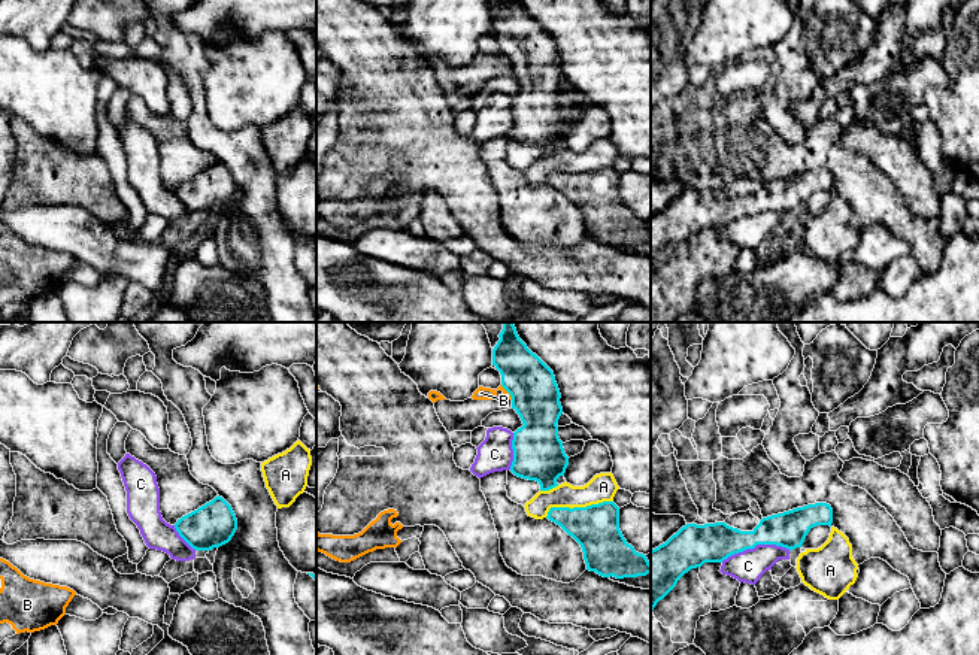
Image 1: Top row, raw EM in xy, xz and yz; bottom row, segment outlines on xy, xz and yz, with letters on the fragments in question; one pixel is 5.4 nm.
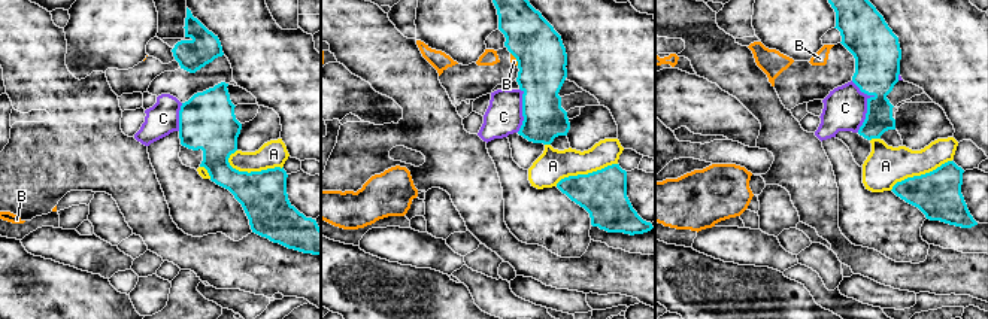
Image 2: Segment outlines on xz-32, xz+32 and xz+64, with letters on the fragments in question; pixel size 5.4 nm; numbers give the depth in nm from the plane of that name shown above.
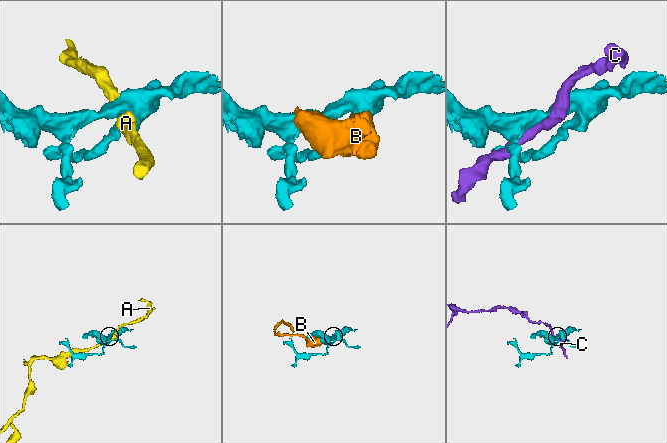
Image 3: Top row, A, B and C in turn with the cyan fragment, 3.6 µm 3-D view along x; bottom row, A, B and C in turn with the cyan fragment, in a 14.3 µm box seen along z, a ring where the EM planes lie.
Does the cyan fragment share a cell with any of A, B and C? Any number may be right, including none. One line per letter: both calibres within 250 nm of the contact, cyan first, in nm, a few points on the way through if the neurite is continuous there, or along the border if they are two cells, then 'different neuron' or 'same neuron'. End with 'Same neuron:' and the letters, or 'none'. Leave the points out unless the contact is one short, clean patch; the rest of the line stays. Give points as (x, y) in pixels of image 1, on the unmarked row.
A: calibres 240 and 150 nm; different neuron
B: calibres 260 and 70 nm; border xz (500, 51), (512, 64); different neuron
C: calibres 200 and 170 nm; different neuron
Same neuron: none

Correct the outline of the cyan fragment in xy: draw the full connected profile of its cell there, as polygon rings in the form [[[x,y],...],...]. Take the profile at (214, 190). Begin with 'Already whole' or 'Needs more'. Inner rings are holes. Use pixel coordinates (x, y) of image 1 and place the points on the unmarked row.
Already whole. [[[218,161],[178,185],[175,194],[193,215],[210,216],[231,206],[237,195],[237,185],[231,172]]]

